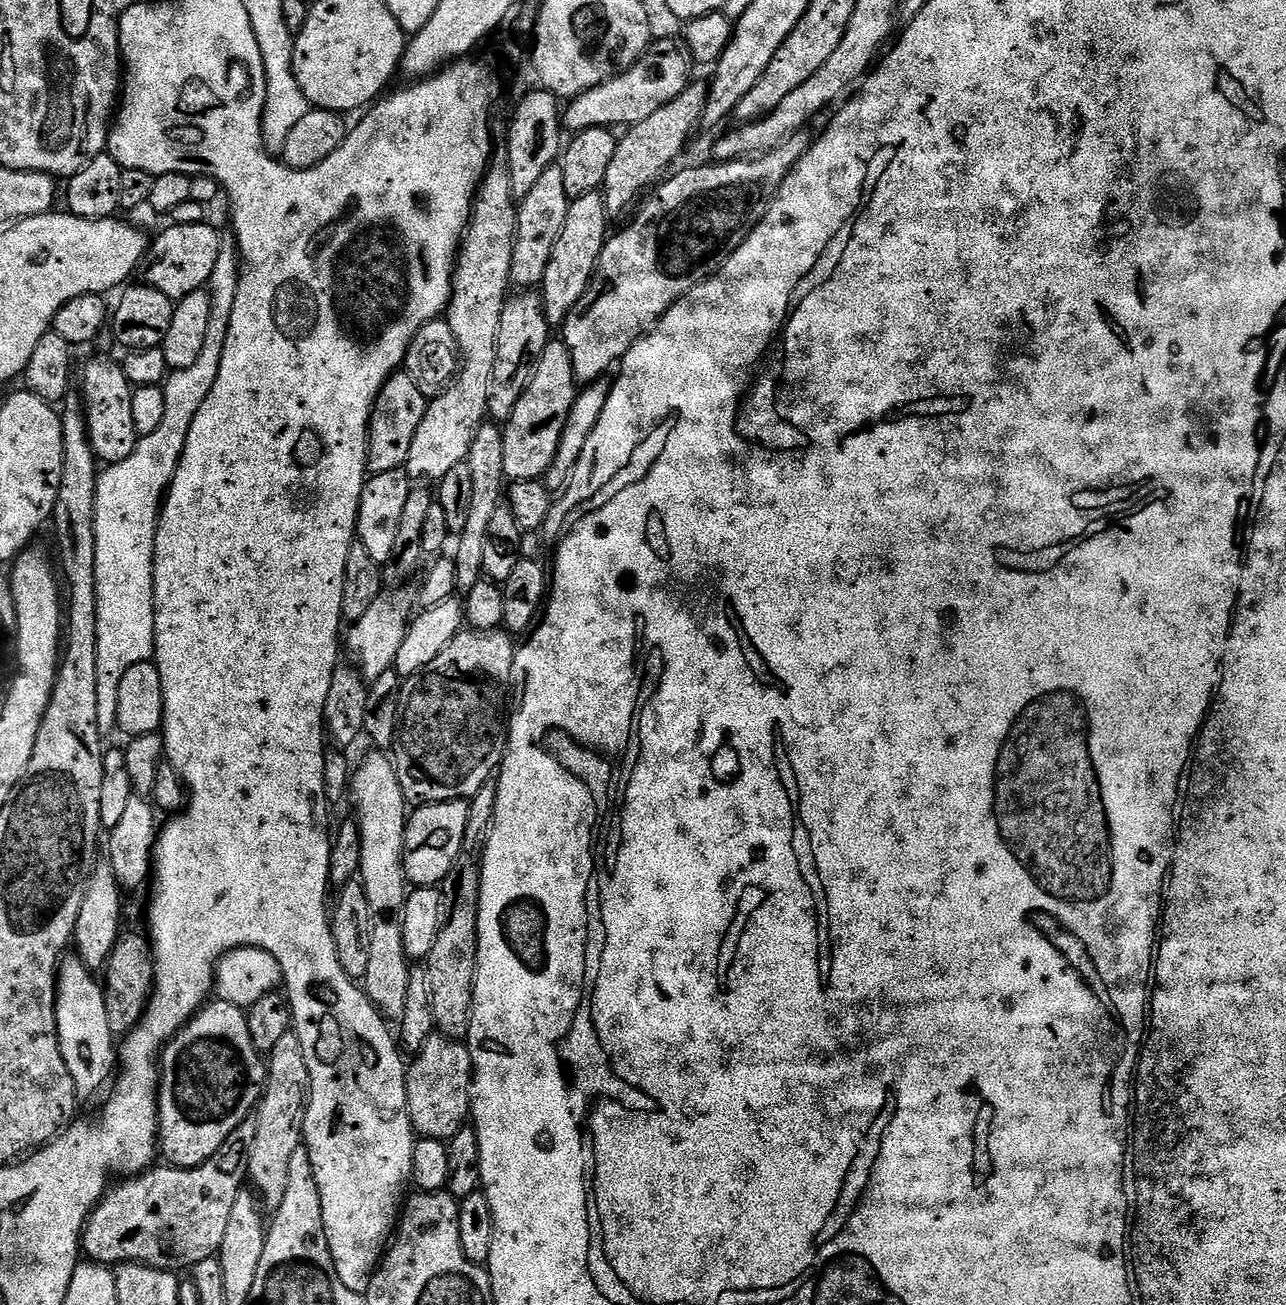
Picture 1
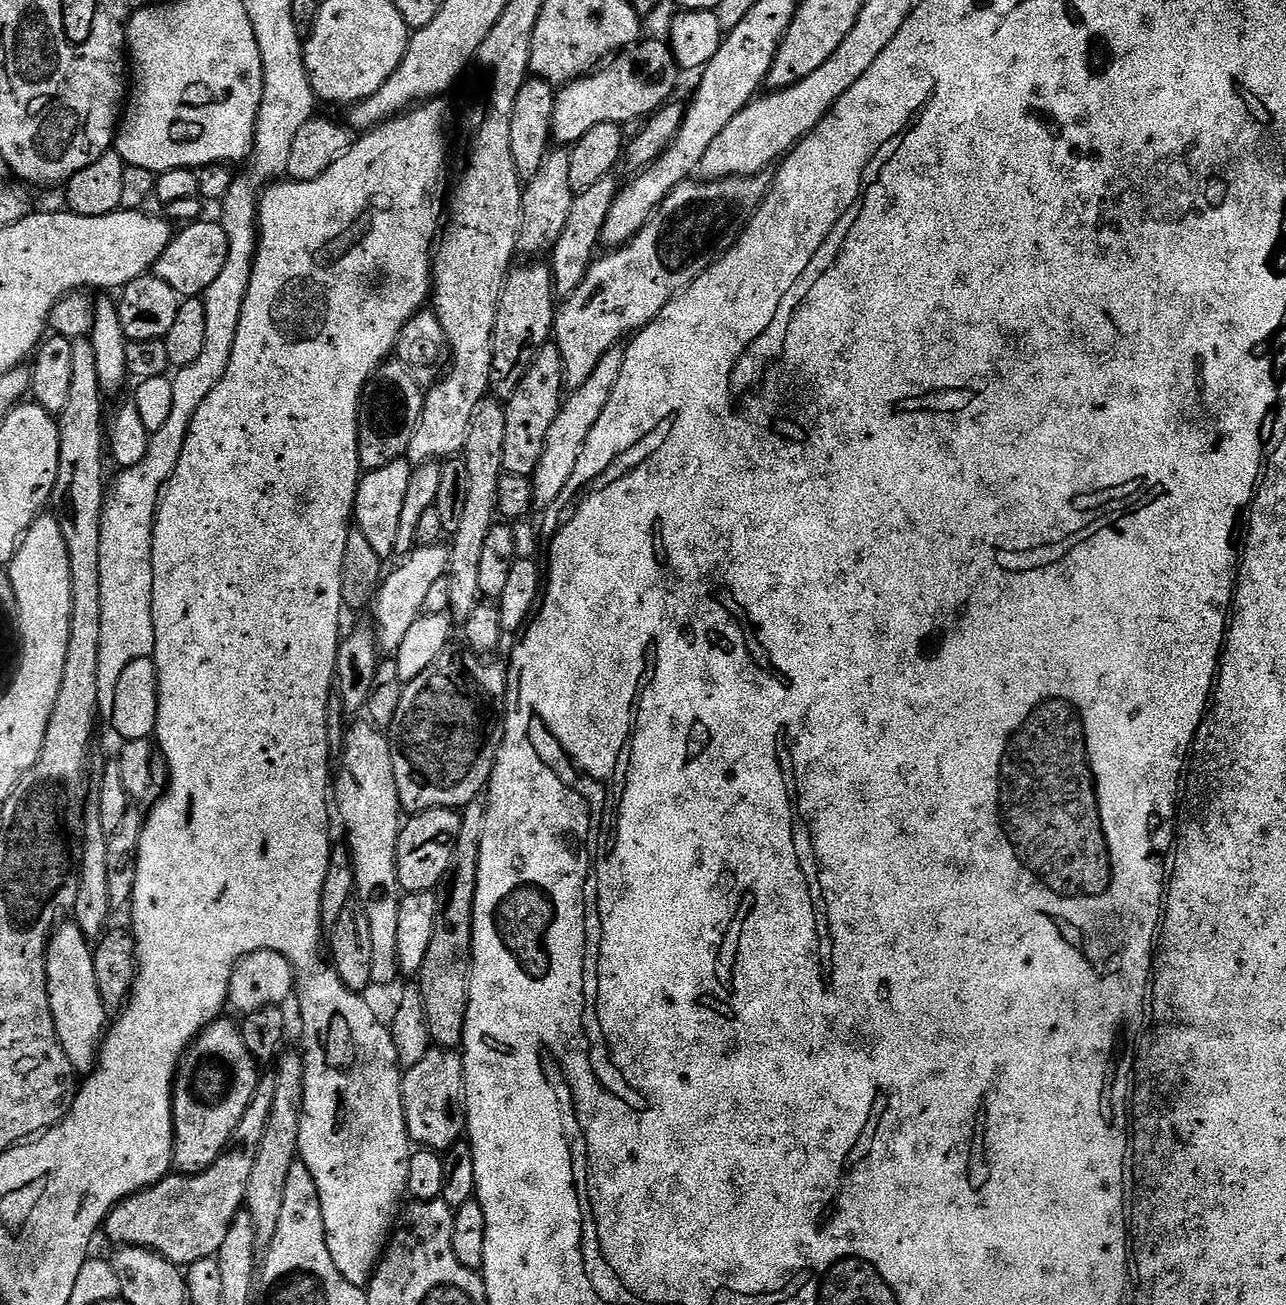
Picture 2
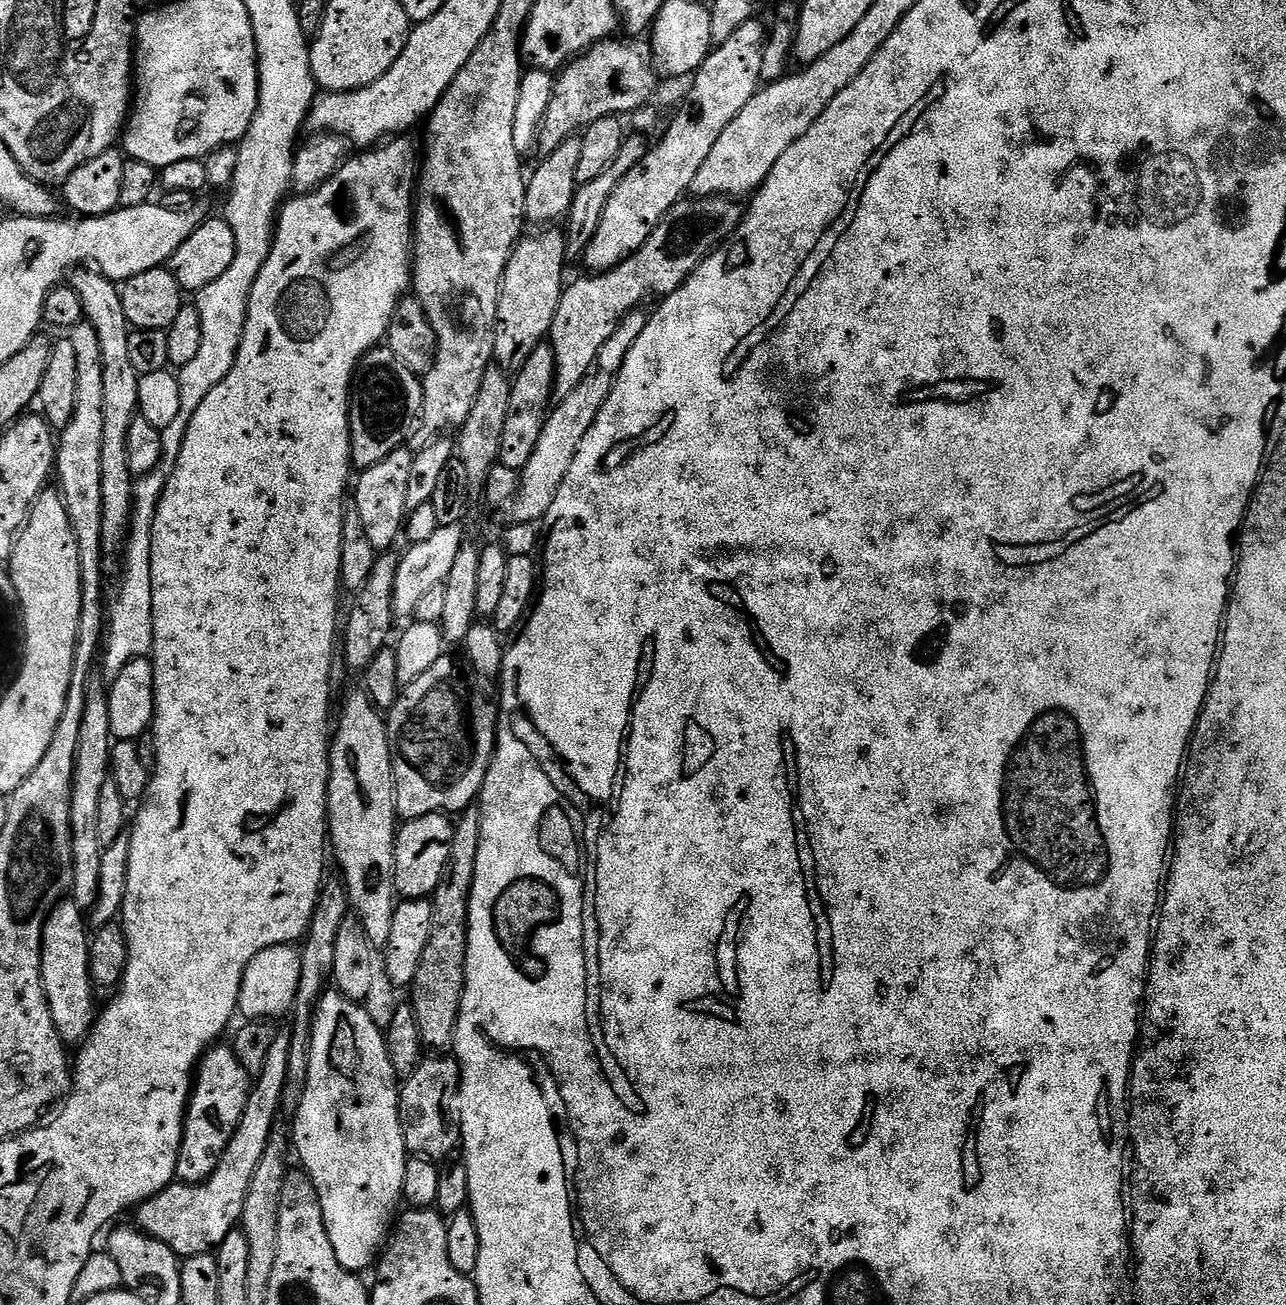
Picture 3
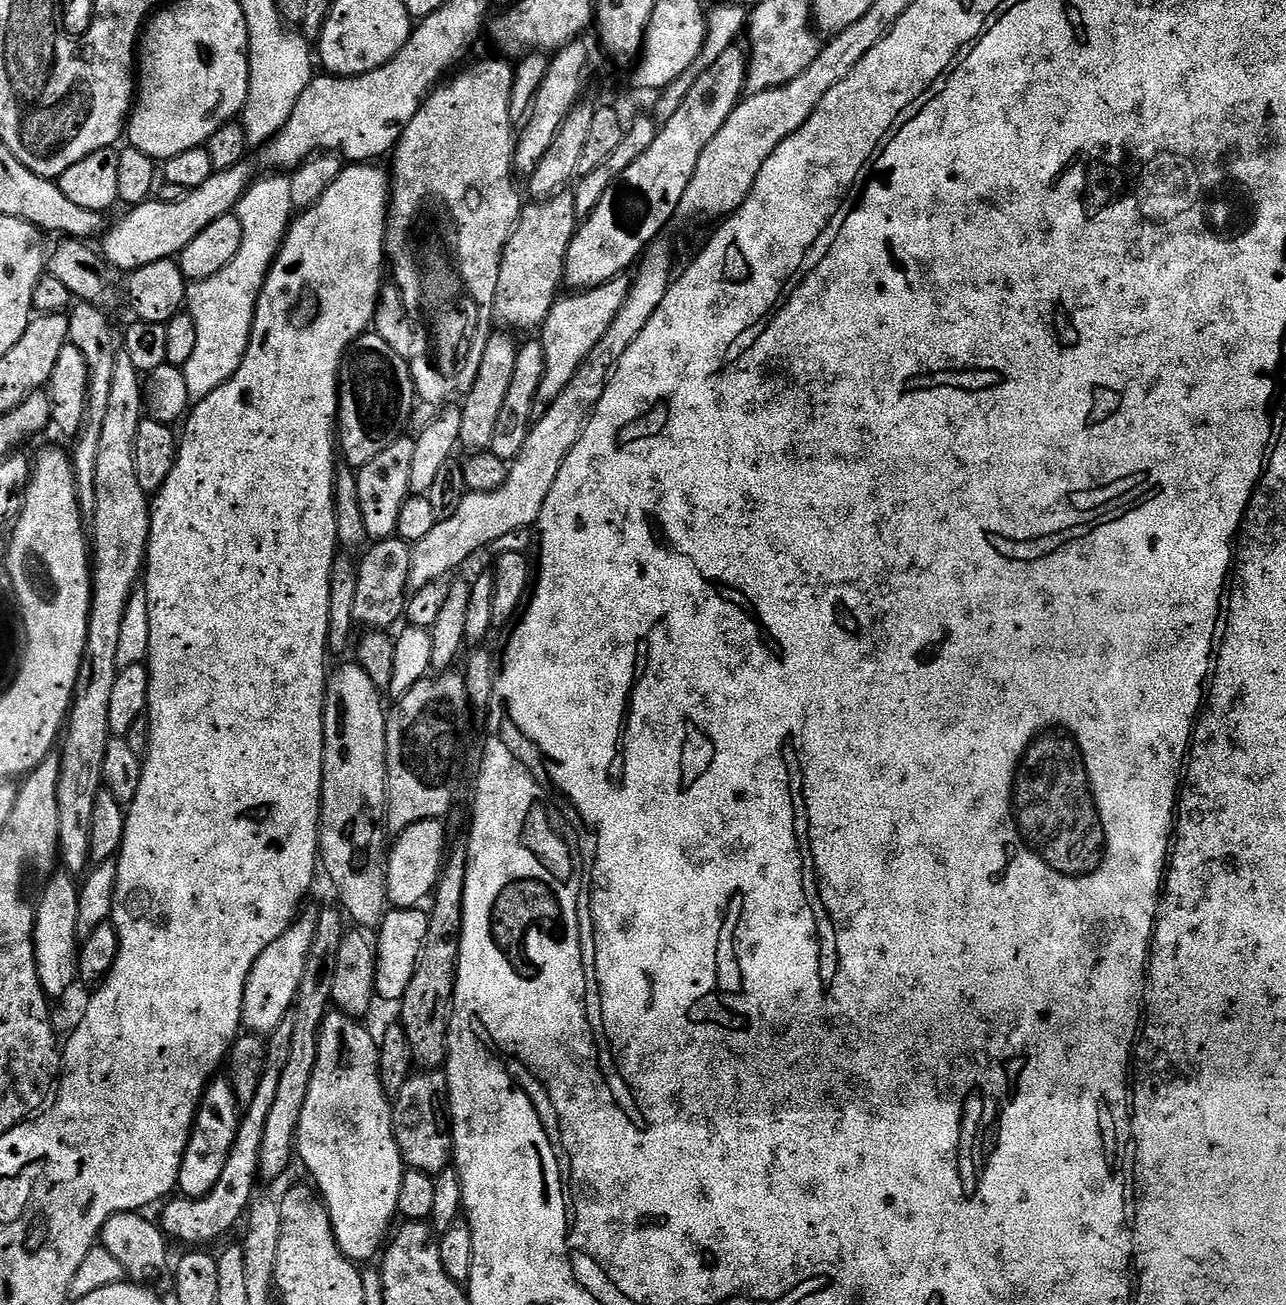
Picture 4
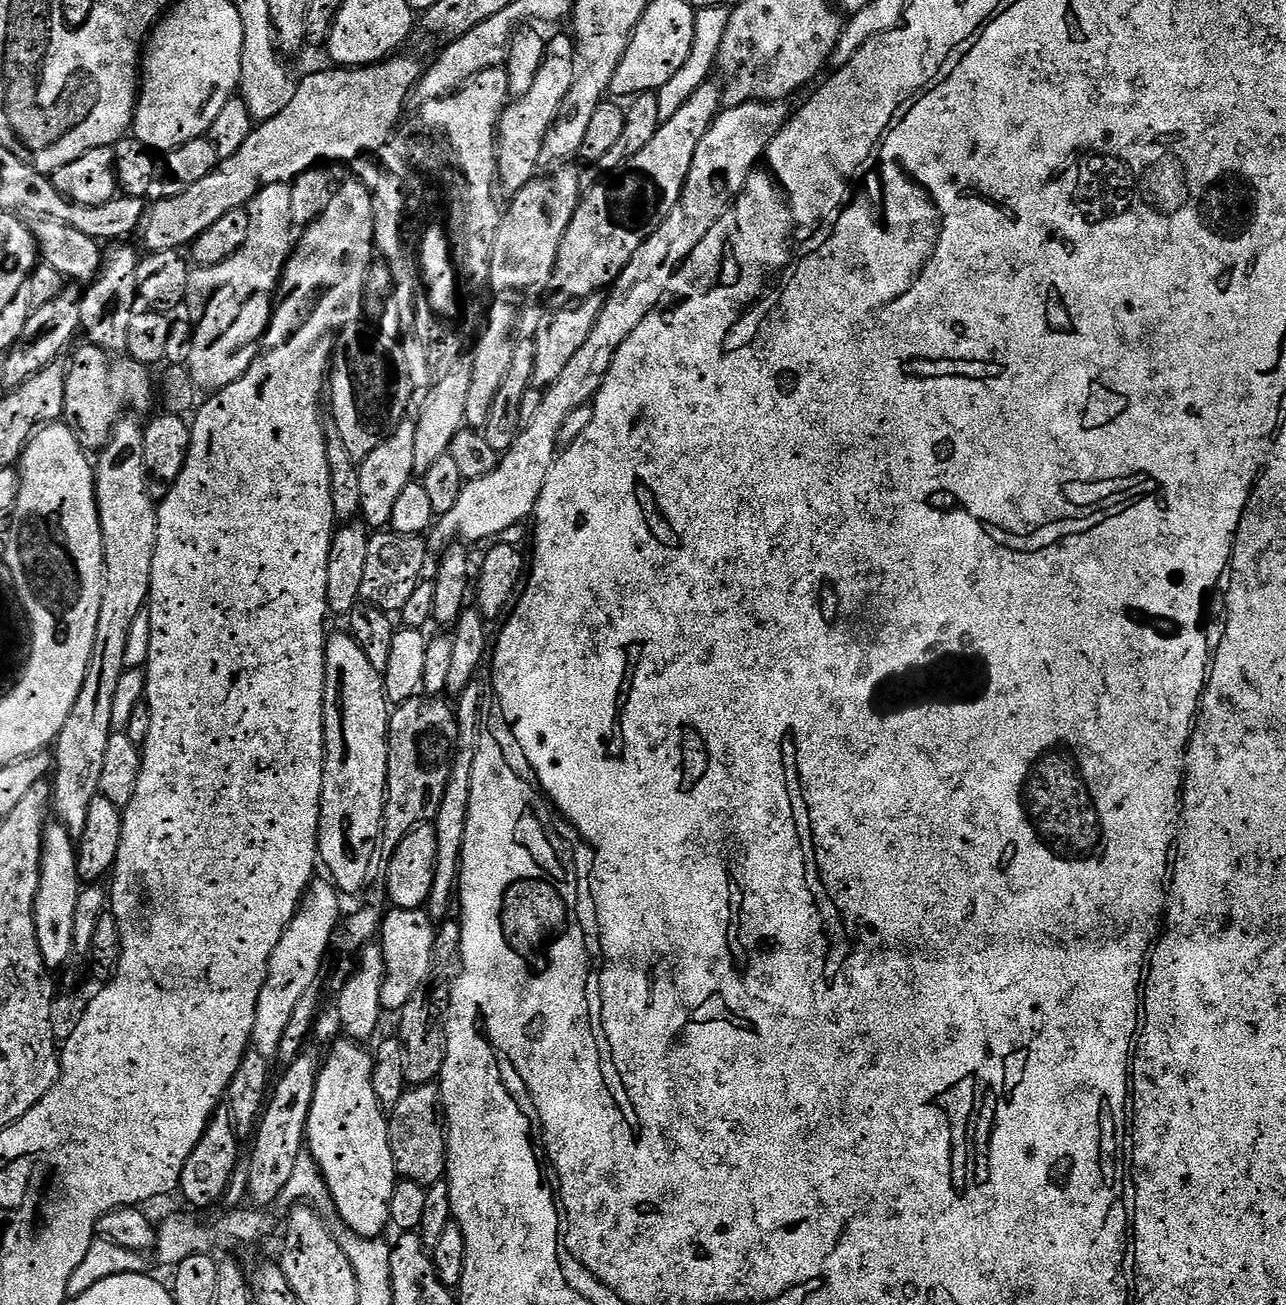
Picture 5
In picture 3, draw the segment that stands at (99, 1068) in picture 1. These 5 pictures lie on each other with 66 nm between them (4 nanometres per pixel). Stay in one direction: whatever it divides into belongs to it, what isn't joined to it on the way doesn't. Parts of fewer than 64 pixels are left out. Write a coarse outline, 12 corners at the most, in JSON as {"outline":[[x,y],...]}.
{"outline":[[61,900],[44,924],[44,993],[68,1046],[94,1023],[85,913]]}

